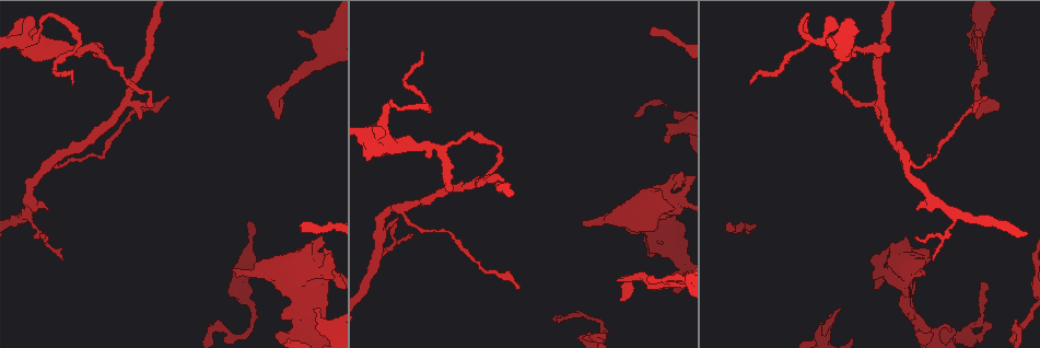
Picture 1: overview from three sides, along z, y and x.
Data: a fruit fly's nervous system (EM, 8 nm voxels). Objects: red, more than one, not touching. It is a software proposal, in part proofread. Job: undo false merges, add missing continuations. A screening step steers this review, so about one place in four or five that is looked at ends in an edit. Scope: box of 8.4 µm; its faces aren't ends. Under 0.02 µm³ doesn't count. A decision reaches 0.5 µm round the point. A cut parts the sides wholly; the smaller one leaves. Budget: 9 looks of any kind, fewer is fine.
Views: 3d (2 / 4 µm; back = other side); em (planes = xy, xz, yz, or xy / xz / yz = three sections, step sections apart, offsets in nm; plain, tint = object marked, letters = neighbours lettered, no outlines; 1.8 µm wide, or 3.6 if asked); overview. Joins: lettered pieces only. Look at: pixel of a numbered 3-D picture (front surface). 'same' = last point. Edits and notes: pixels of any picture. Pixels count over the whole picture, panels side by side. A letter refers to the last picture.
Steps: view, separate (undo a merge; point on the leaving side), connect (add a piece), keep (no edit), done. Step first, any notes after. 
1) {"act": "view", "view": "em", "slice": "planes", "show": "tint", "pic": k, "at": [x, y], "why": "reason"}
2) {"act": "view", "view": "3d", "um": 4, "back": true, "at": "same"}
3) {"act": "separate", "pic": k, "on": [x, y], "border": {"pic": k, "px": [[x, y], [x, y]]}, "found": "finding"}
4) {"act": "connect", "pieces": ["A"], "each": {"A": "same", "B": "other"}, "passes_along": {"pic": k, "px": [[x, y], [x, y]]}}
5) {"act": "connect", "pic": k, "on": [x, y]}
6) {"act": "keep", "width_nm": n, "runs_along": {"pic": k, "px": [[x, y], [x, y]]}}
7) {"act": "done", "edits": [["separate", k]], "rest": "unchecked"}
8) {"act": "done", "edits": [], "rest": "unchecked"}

{"act": "view", "view": "em", "slice": "planes", "show": "plain", "pic": 1, "at": [319, 31], "why": "free end"}

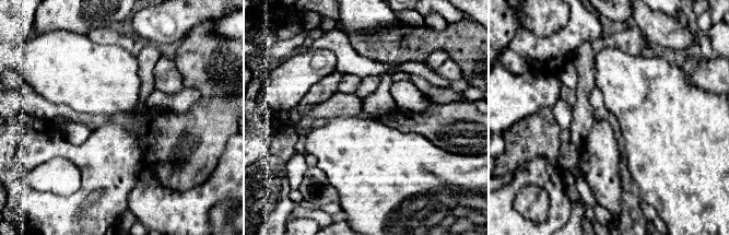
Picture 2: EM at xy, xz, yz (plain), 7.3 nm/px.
{"act": "view", "view": "em", "slice": "planes", "show": "letters", "at": "same"}

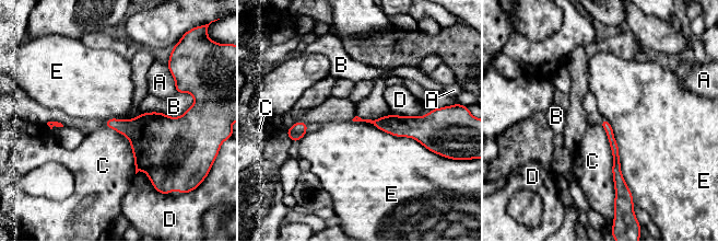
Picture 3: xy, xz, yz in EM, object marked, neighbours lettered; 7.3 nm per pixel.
{"act": "keep", "each": {"A": "other", "B": "other", "C": "other", "D": "other", "E": "other"}, "border": {"pic": 3, "px": [[351, 119], [412, 137], [430, 150]]}, "found": "none of them fits"}

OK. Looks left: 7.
{"act": "view", "view": "3d", "um": 2, "pic": 1, "at": [277, 97], "why": "abrupt turn"}

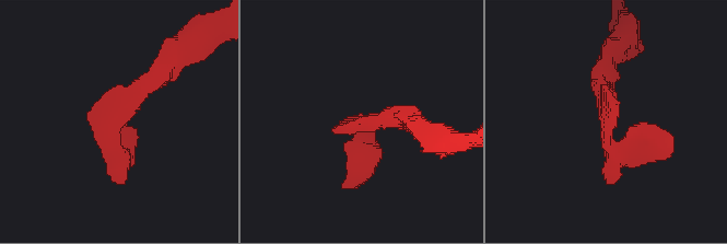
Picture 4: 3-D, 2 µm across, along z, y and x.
{"act": "view", "view": "em", "slice": "planes", "show": "letters", "pic": 4, "at": [118, 116], "why": "need the tissue"}

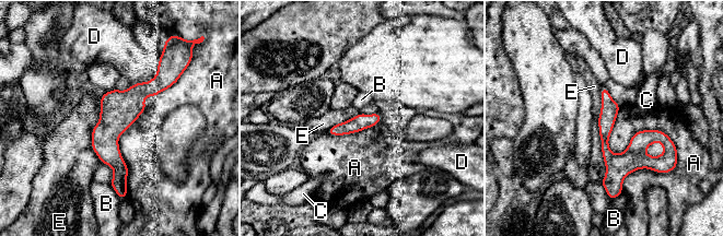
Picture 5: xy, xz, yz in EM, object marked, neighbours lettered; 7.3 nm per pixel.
{"act": "keep", "longest_contact_nm": ["A", 550], "each": {"A": "other", "B": "other", "C": "other", "D": "other", "E": "other"}, "found": "continuous, no second neuron"}

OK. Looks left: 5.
{"act": "view", "view": "em", "slice": "xy", "step": 4, "show": "letters", "pic": 1, "at": [93, 48], "why": "a fork"}

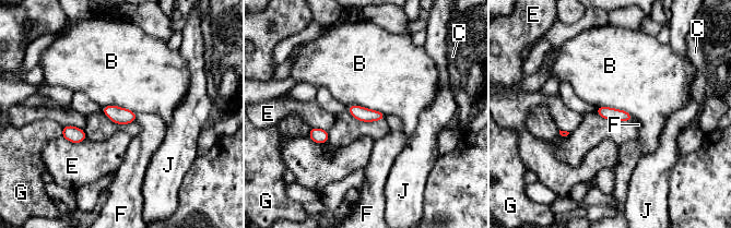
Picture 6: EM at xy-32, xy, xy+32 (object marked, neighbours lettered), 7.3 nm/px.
{"act": "keep", "longest_contact_nm": ["B", 280], "each": {"B": "other", "C": "other", "E": "other", "F": "other", "G": "other", "J": "other"}, "found": "one neuron here"}

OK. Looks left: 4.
{"act": "view", "view": "em", "slice": "yz", "step": 8, "show": "tint", "pic": 1, "at": [665, 138], "why": "free end"}

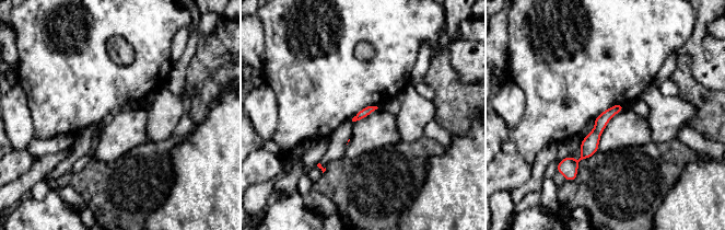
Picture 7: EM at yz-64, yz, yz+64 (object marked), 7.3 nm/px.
{"act": "view", "view": "em", "slice": "planes", "show": "letters", "at": "same"}

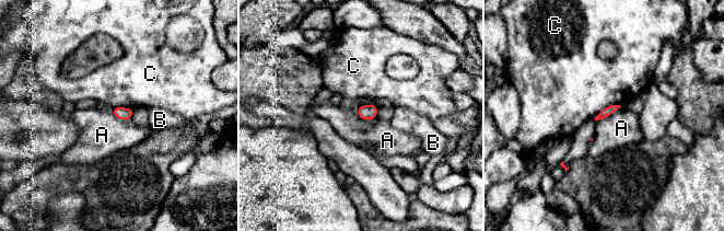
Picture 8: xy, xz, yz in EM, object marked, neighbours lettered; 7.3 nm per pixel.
{"act": "keep", "each": {"A": "other", "B": "other", "C": "other"}, "border": {"pic": 8, "px": [[357, 108], [361, 118], [376, 116]]}, "found": "no lettered piece goes on from it"}

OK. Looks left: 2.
{"act": "done", "edits": [], "rest": "unchecked"}

